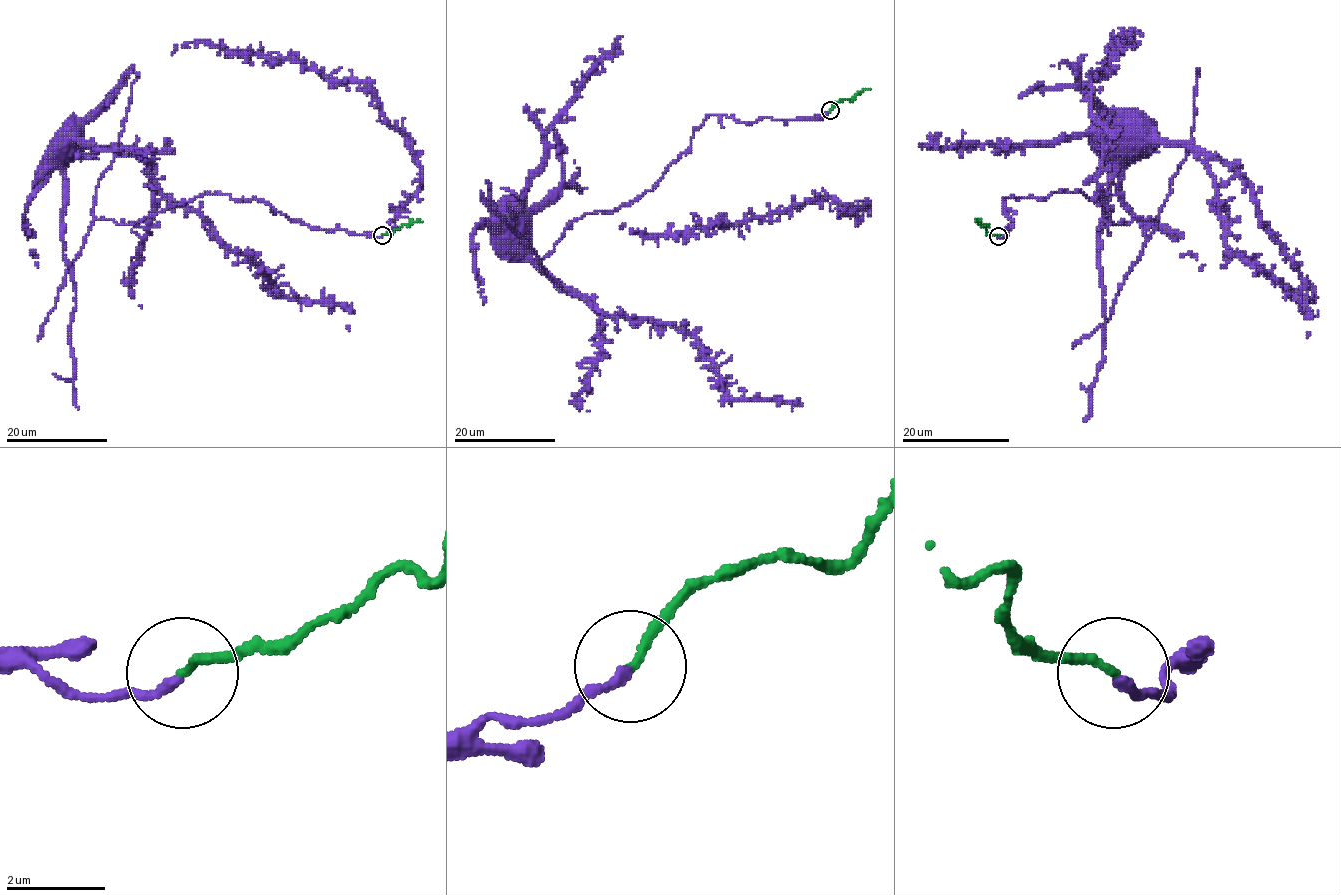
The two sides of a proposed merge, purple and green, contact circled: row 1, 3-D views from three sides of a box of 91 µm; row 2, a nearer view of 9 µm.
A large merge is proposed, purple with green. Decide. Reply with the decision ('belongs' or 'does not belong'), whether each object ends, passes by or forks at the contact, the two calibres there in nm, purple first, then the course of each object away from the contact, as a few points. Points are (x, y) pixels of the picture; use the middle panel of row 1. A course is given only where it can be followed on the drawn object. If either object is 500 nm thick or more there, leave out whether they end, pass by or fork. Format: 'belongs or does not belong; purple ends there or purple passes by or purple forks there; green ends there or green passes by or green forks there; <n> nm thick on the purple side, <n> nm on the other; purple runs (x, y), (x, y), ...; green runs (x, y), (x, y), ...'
belongs; purple ends there; green ends there; 190 nm thick on the purple side, 170 nm on the other; purple runs (830, 110), (749, 123), (708, 116), (653, 187), (566, 228), (539, 262), (562, 288), (513, 226); green runs (830, 110), (839, 101), (852, 100), (858, 92), (870, 90)

